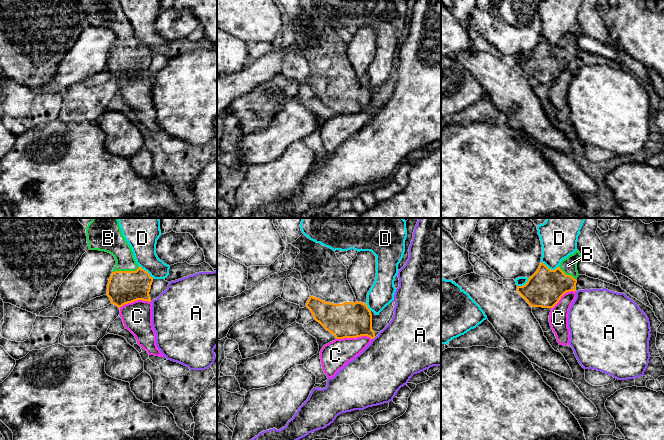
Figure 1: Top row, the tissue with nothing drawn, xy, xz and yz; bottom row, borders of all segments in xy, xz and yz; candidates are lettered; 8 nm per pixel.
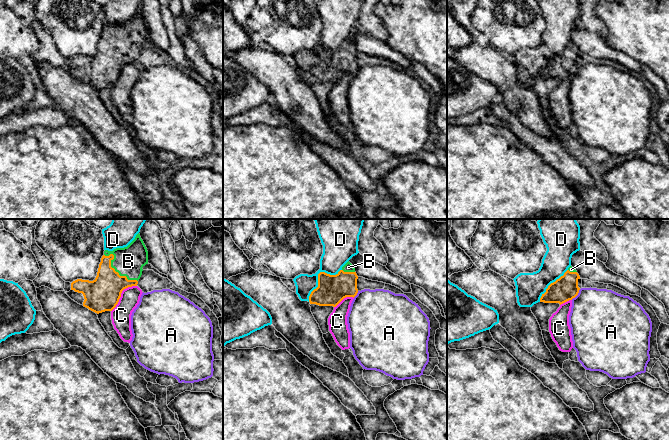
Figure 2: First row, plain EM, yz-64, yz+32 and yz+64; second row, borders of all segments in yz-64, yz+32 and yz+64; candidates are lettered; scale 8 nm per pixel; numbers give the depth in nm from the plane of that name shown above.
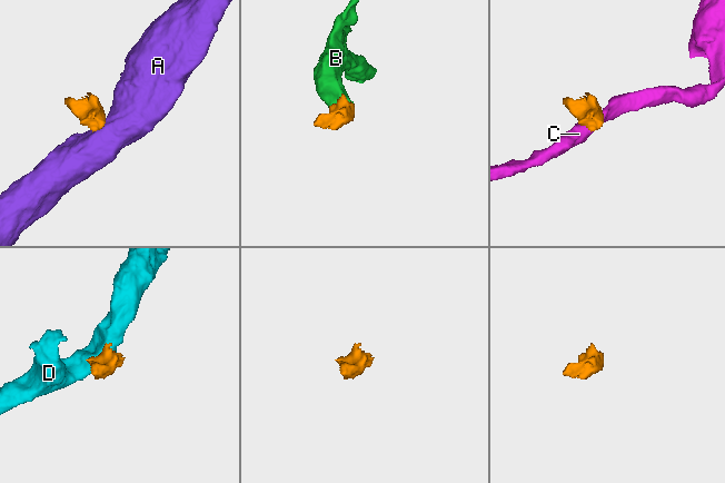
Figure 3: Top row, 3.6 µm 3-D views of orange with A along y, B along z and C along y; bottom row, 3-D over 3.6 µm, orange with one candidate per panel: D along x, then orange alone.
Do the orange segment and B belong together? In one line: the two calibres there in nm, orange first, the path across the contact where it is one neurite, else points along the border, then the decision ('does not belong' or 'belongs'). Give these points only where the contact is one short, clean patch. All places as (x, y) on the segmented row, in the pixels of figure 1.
260 nm thick on the orange side, 180 nm on the other; runs through xy (124, 287), (125, 271), (123, 253), (114, 242); belongs

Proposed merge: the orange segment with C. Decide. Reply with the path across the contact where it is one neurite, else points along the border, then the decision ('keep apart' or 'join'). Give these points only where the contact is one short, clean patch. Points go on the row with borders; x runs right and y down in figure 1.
border along xz (372, 338), (357, 336), (336, 339); keep apart

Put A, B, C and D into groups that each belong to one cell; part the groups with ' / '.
A / B / C / D

